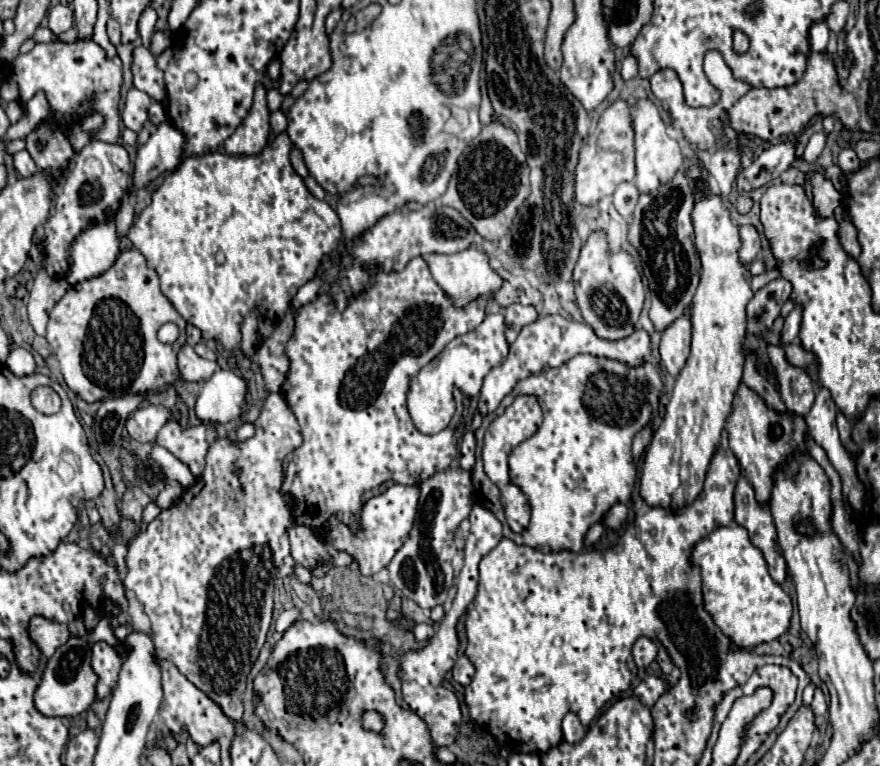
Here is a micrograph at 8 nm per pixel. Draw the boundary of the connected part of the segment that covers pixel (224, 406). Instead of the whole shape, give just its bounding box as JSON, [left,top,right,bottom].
[196,370,246,422]

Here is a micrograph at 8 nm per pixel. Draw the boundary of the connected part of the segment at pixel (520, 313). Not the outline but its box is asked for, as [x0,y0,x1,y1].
[506,304,536,344]

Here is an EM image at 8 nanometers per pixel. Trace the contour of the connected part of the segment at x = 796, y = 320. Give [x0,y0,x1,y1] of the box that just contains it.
[780,306,802,346]

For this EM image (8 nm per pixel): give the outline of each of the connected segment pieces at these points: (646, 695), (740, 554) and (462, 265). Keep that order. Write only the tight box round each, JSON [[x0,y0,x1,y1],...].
[[634,676,668,704],[690,526,793,648],[426,246,502,308]]

